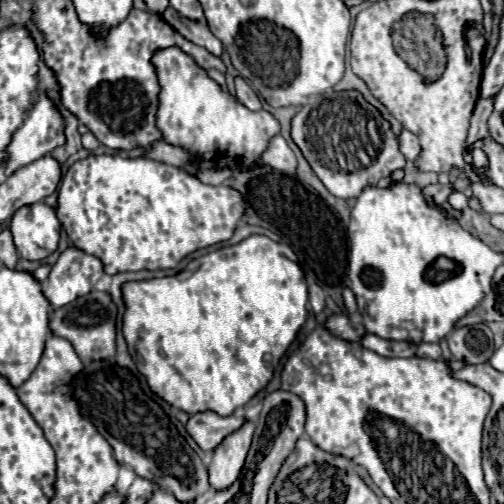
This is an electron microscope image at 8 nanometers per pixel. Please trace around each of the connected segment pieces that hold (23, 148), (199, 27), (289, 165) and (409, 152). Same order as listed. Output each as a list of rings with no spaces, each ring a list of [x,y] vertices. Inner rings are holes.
[[[40,93],[38,99],[36,99],[36,105],[32,107],[32,111],[26,117],[24,125],[16,131],[16,137],[12,137],[12,145],[8,147],[8,153],[12,153],[12,161],[8,161],[8,165],[4,165],[6,175],[12,175],[18,167],[30,165],[32,161],[52,153],[56,147],[60,147],[64,143],[66,143],[66,137],[64,137],[64,115],[58,111],[58,107],[54,105],[52,97],[48,97],[46,93]]]
[[[168,7],[162,13],[162,17],[164,17],[164,21],[168,21],[168,25],[172,25],[182,37],[192,41],[194,45],[204,47],[206,51],[210,51],[216,57],[222,55],[222,43],[212,35],[206,21],[188,21],[186,17],[180,17],[180,13],[176,13],[172,7]]]
[[[280,135],[270,139],[266,151],[262,153],[262,163],[270,165],[282,173],[294,173],[294,169],[296,169],[296,157]]]
[[[402,131],[402,135],[398,137],[398,141],[400,141],[400,149],[402,149],[402,153],[404,153],[404,157],[408,161],[416,161],[420,157],[422,147],[420,147],[420,141],[418,141],[418,137],[414,133]]]

